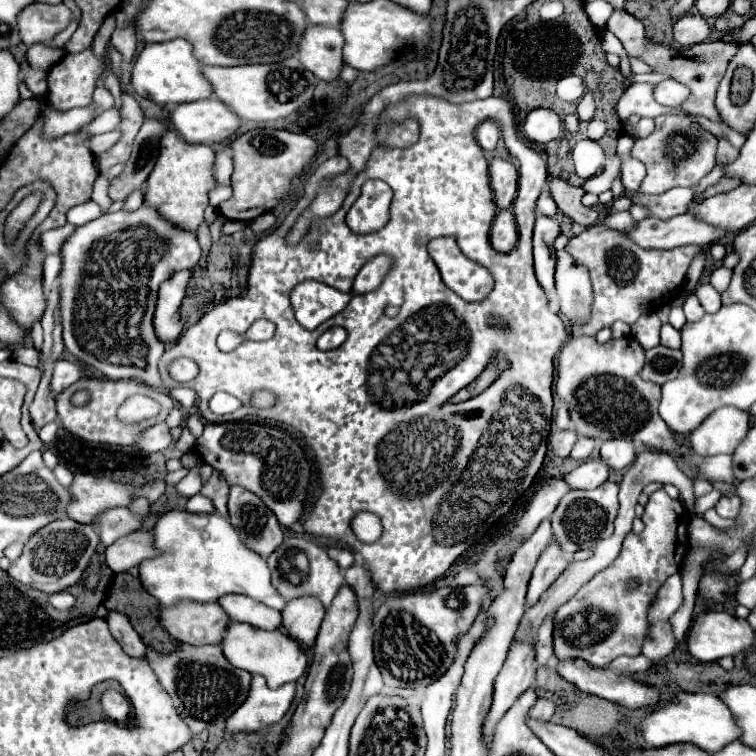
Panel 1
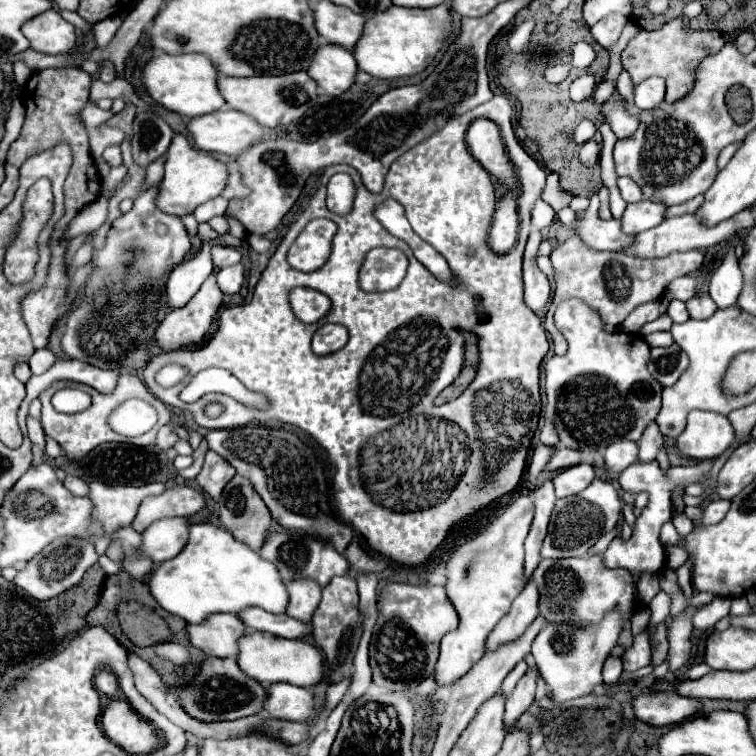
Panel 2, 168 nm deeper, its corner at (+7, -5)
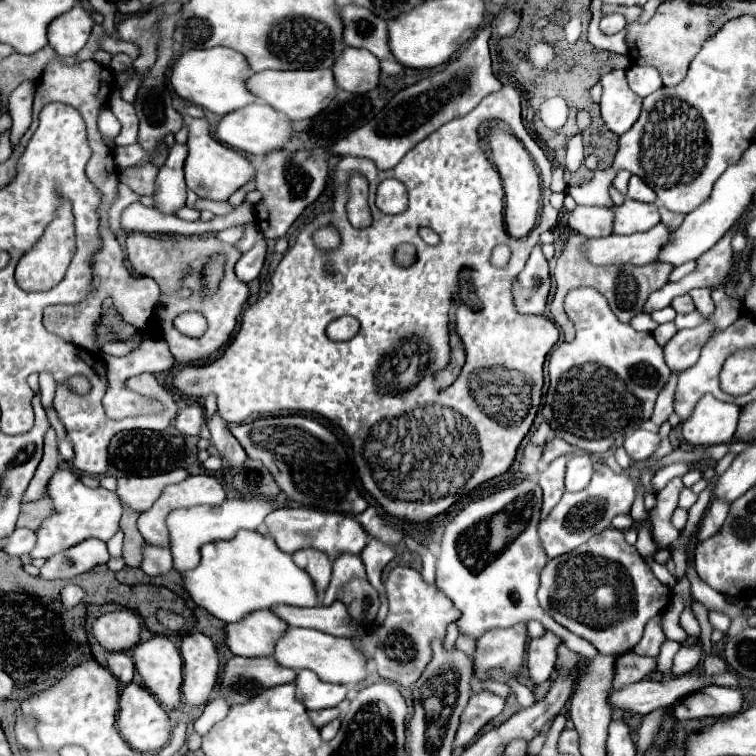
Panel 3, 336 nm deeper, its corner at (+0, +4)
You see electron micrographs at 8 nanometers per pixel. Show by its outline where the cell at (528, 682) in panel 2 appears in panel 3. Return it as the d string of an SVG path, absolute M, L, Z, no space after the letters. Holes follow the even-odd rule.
M546 631L544 637L532 639L528 643L528 675L532 683L544 683L550 679L556 663L556 647L560 641L560 637Z

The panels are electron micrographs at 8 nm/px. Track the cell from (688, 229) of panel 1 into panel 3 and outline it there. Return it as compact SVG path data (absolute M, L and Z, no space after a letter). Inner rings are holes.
M576 207L568 225L586 237L608 237L614 225L612 207Z

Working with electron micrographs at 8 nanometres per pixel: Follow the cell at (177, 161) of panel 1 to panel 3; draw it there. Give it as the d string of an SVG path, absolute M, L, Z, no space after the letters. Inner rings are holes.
M186 117L184 125L188 127L188 157L184 163L184 177L186 187L192 189L200 199L214 199L214 201L226 201L236 189L240 189L244 183L248 183L254 177L254 167L250 161L226 147L224 143L216 141L210 135L210 125L206 119L194 119Z

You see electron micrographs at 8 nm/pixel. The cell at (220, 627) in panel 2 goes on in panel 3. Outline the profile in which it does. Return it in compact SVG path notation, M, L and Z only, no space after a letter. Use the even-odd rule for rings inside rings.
M260 609L260 613L250 613L248 617L244 617L244 621L236 621L236 623L224 627L226 645L228 645L228 649L234 655L242 655L242 657L268 657L268 655L272 655L274 645L282 637L286 627L288 625L284 625L284 621L278 619L272 611Z

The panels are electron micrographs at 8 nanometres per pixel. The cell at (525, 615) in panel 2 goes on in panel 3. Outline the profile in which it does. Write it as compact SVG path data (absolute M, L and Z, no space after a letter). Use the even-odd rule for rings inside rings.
M514 625L508 629L490 629L476 641L474 675L486 679L488 669L504 669L510 675L518 675L526 649L526 625Z

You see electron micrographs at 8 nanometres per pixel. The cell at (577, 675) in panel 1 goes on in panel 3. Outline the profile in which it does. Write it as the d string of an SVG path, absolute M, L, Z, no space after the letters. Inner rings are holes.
M704 687L674 705L676 719L700 719L700 717L728 717L736 715L742 707L742 693L726 687Z

